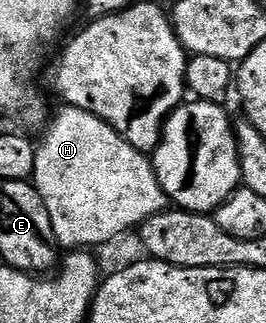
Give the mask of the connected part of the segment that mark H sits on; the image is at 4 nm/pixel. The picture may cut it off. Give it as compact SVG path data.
M66 105L54 117L46 129L42 142L34 150L36 163L32 184L48 207L48 219L52 219L54 240L66 251L86 251L90 245L106 245L113 237L126 233L130 228L141 226L152 215L165 213L168 198L154 174L154 162L147 154L136 151L104 119L88 111Z

